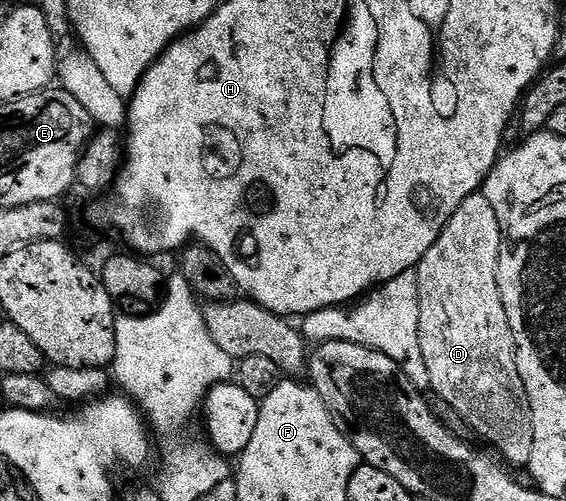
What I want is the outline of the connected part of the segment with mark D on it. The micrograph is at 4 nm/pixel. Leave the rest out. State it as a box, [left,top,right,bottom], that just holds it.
[415,192,534,467]

